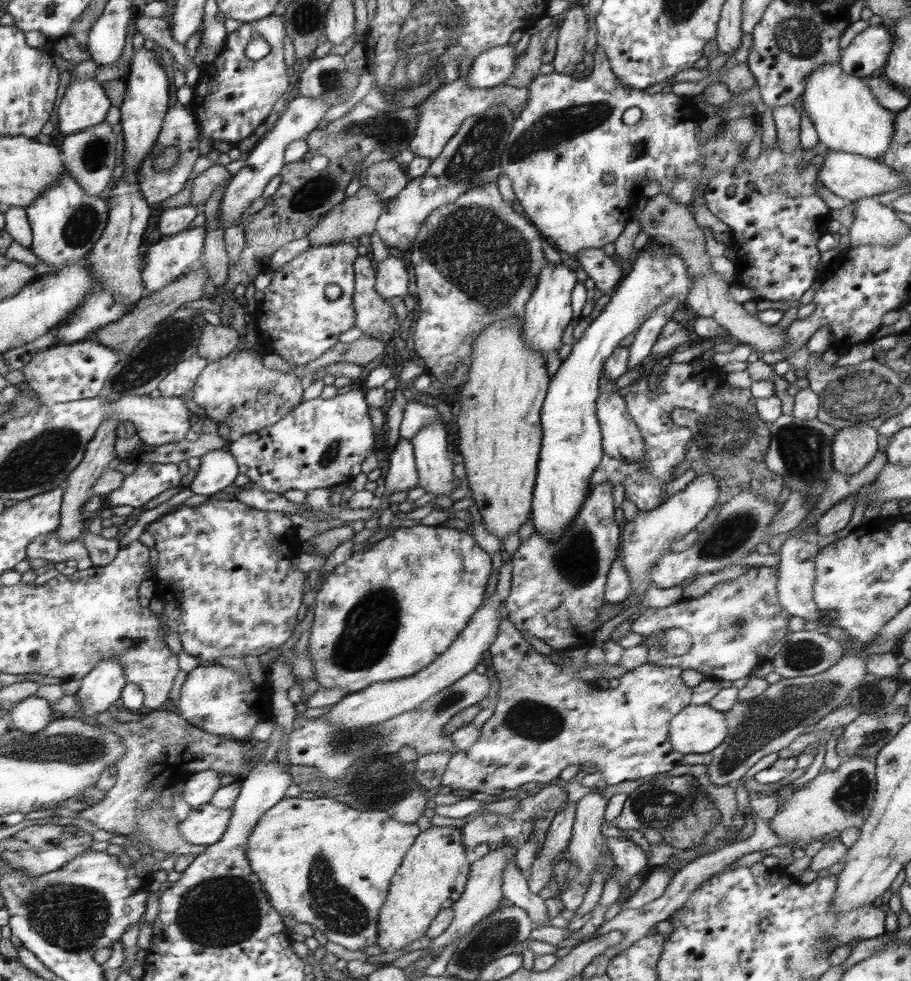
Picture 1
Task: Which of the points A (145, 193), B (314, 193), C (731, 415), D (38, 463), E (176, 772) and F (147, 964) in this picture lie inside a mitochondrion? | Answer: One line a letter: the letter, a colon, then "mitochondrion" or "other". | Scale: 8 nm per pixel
A: other
B: mitochondrion
C: mitochondrion
D: mitochondrion
E: other
F: other

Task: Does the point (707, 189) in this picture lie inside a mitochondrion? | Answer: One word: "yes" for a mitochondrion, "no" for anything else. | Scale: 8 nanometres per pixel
no

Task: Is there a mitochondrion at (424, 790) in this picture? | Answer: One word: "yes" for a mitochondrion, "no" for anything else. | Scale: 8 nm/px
no

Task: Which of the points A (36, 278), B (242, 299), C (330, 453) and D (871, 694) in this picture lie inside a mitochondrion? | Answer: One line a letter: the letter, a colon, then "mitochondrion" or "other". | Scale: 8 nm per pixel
A: other
B: other
C: mitochondrion
D: mitochondrion

